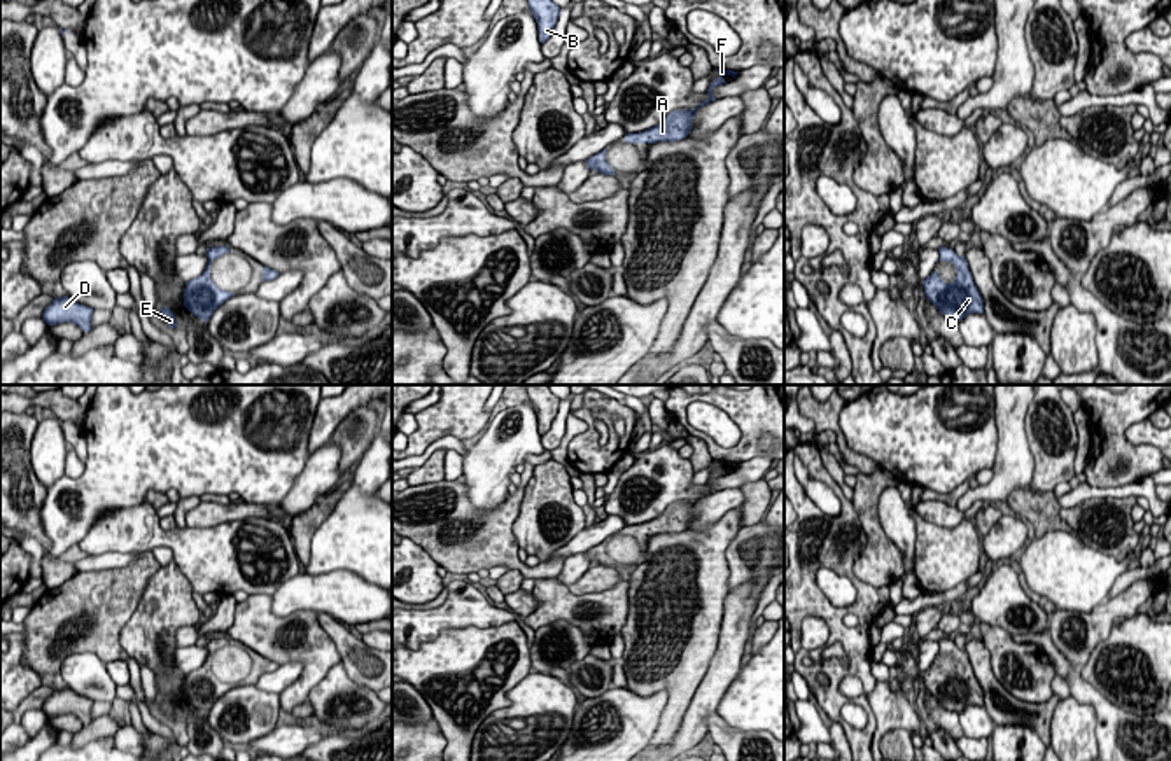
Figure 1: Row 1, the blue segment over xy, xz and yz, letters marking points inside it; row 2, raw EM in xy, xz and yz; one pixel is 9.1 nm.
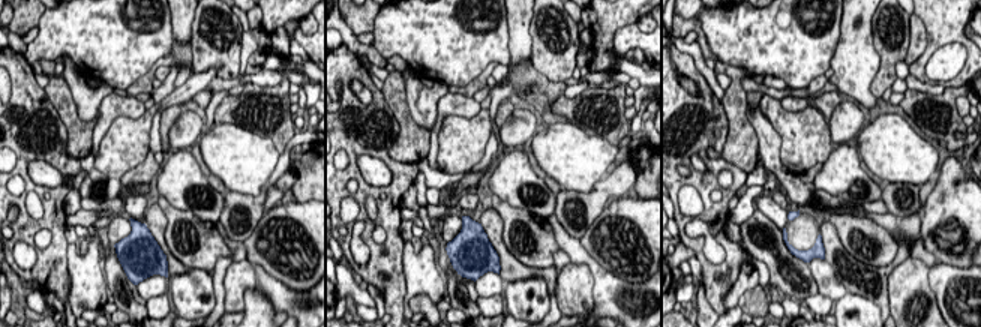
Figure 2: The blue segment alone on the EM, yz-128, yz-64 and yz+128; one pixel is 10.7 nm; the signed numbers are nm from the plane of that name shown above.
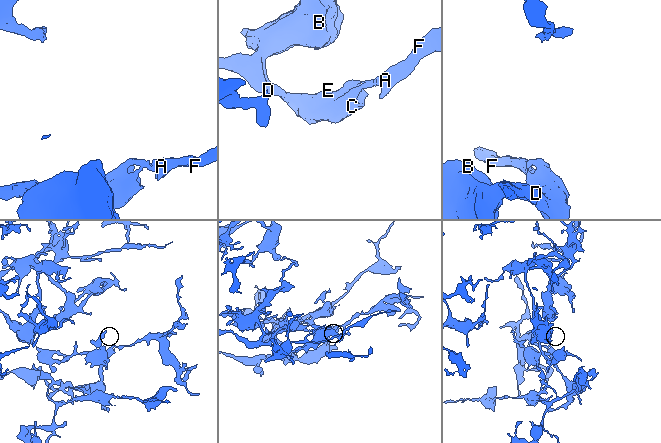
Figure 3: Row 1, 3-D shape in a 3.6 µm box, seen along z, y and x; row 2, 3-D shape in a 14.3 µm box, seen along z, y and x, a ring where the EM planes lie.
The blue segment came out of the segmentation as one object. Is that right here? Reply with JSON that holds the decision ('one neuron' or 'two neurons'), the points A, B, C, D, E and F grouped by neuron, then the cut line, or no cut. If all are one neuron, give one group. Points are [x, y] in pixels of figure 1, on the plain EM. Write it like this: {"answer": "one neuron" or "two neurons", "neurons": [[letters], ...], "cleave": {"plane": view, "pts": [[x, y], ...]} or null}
{"answer": "one neuron", "neurons": [["A", "B", "C", "D", "E", "F"]], "cleave": null}

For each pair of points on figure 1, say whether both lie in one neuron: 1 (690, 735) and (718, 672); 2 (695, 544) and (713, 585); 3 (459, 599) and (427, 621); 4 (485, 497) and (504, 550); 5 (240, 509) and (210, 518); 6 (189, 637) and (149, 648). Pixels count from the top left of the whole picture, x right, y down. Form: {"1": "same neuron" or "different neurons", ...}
{"1": "same neuron", "2": "same neuron", "3": "same neuron", "4": "different neurons", "5": "same neuron", "6": "different neurons"}

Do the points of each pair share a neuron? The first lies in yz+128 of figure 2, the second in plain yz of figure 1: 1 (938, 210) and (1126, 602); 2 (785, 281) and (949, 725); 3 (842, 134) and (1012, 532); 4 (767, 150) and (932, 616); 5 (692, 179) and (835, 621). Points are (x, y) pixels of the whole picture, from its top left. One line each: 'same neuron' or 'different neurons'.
1: different neurons
2: same neuron
3: same neuron
4: different neurons
5: same neuron

